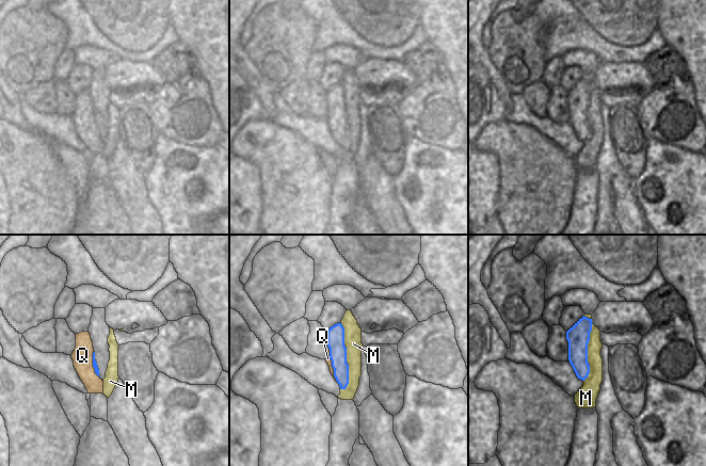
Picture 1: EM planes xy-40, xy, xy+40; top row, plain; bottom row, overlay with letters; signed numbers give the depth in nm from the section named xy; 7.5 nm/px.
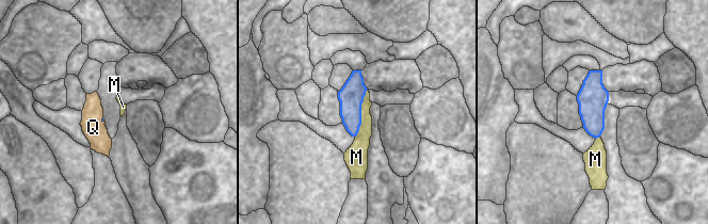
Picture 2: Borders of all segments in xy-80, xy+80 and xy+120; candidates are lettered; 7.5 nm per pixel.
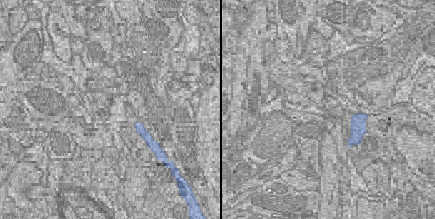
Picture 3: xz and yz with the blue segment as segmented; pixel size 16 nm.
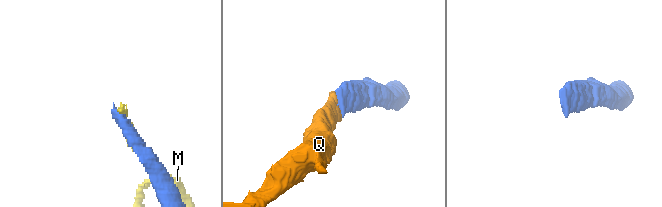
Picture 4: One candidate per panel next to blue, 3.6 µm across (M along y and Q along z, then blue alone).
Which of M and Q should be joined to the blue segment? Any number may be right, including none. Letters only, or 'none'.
Q

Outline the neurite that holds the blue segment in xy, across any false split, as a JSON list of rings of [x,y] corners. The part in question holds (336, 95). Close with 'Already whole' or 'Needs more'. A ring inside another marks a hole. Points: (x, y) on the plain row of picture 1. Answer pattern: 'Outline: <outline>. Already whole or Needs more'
Outline: [[[337,84],[327,92],[327,117],[325,119],[330,132],[340,150],[349,145],[349,126],[347,124],[347,109],[344,107],[344,90]]]. Needs more.

